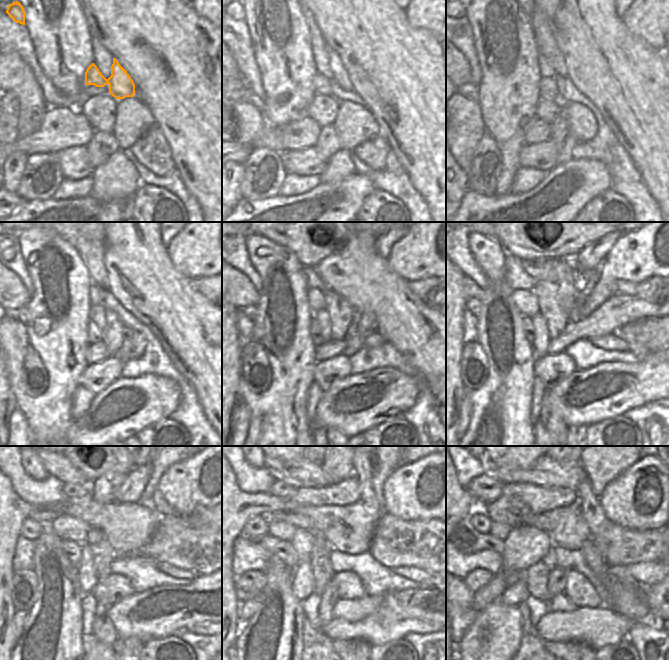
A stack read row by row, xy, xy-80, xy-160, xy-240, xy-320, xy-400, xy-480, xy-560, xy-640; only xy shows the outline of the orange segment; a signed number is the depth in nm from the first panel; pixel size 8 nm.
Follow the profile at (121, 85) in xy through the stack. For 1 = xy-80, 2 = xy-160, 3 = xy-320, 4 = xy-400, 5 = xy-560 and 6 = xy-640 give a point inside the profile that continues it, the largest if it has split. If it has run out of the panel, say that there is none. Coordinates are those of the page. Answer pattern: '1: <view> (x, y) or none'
1: xy-80 (322, 84)
2: xy-160 (547, 47)
3: xy-320 (321, 316)
4: xy-400 (541, 339)
5: xy-560 (302, 584)
6: xy-640 (514, 594)

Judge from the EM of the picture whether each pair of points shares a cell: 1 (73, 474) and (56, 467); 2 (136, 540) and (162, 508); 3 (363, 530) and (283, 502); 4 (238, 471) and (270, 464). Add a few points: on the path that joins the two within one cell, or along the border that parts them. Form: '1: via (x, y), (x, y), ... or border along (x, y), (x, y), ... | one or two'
1: via (69, 474), (60, 467) | one
2: border along (154, 509), (159, 516) | two
3: via (343, 528), (326, 518), (308, 510), (303, 510) | one
4: border along (263, 466), (275, 480) | two

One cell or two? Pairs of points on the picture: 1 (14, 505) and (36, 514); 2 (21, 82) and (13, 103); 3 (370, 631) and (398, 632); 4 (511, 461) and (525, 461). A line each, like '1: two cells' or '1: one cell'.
1: two cells
2: two cells
3: one cell
4: one cell

